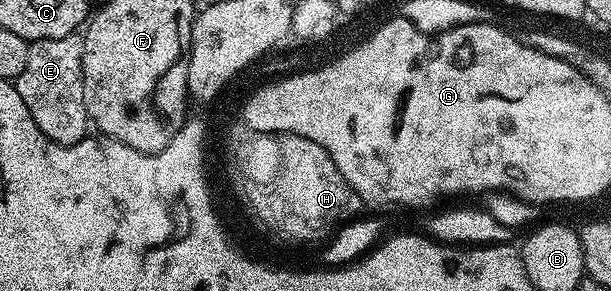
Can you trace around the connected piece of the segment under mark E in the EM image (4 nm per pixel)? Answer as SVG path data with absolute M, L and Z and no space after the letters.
M81 35L33 41L24 74L18 76L16 87L36 126L49 140L57 144L75 144L86 137L88 117L84 106Z

